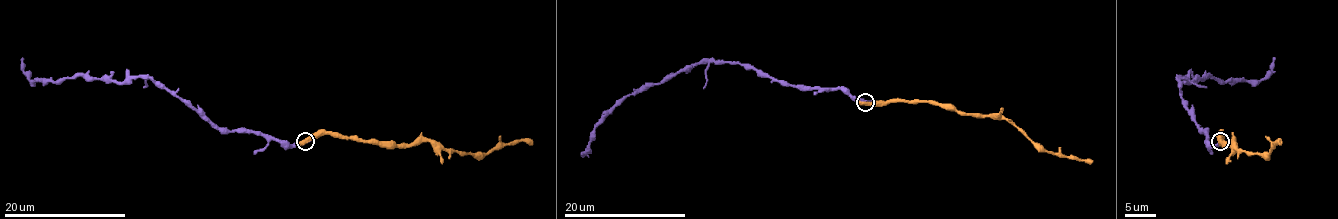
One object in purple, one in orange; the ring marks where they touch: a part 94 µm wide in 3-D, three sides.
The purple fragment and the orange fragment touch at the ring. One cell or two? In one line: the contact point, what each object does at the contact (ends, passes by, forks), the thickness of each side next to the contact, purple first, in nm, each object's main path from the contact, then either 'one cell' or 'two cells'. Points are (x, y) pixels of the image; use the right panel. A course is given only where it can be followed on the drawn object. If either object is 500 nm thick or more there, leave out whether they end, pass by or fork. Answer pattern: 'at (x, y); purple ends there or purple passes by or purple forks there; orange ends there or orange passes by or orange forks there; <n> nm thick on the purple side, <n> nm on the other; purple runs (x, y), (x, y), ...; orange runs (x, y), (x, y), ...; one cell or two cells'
at (1220, 141); purple passes by; orange passes by; 260 nm thick on the purple side, 440 nm on the other; purple runs (1219, 142), (1207, 140), (1181, 99), (1180, 78), (1259, 81), (1274, 58); orange runs (1219, 142), (1221, 134), (1219, 140), (1229, 145), (1233, 140), (1242, 151), (1268, 154), (1277, 140), (1279, 143); one cell

